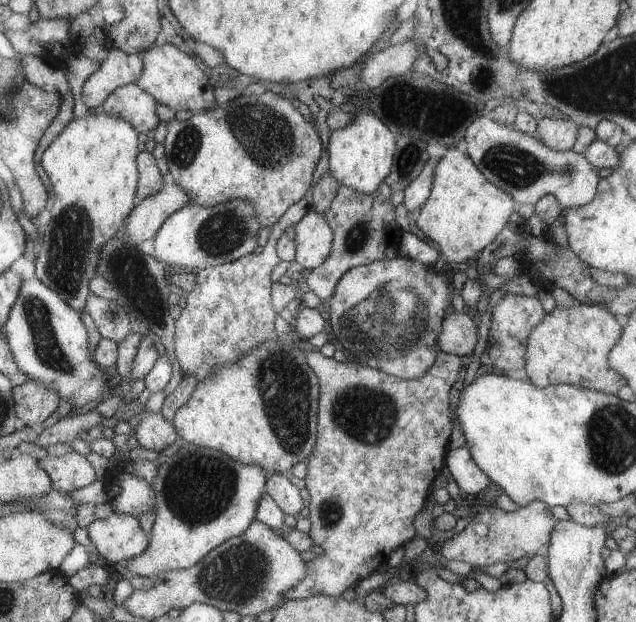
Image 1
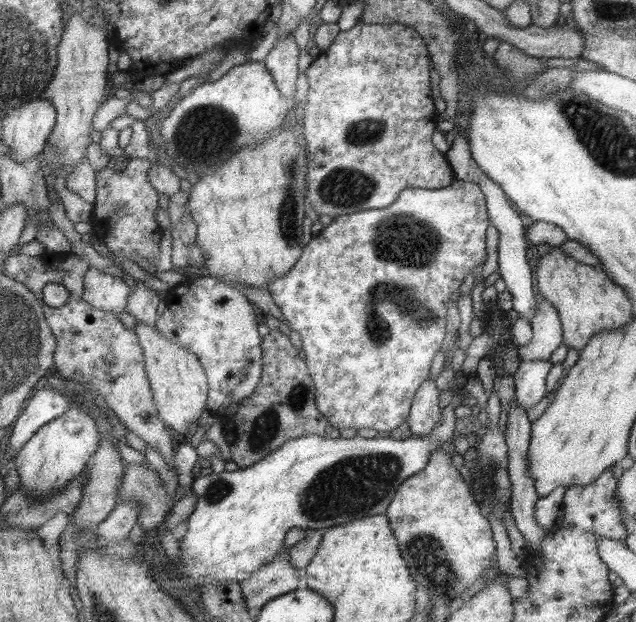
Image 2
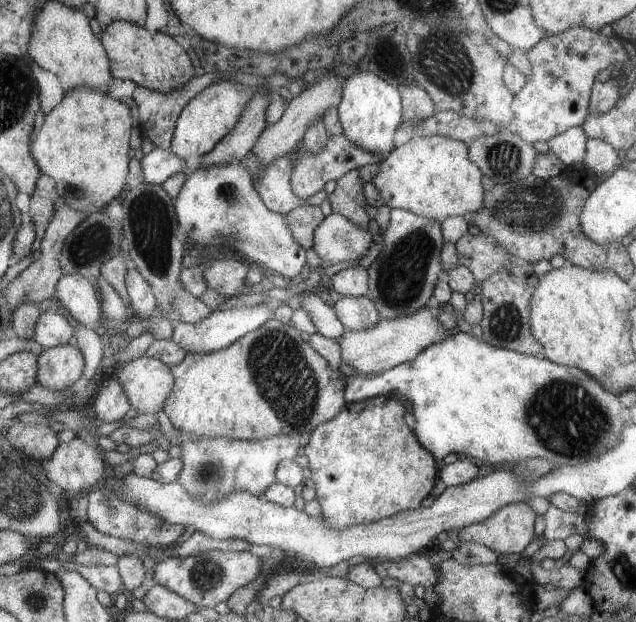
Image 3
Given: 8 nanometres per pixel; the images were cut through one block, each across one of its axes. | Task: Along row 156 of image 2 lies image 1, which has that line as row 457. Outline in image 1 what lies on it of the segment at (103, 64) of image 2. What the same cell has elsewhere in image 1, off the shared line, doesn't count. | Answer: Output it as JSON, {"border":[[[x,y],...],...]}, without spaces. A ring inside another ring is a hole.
{"border":[[[73,450],[63,456],[46,455],[37,462],[47,473],[52,488],[62,493],[70,493],[95,480],[91,464]]]}

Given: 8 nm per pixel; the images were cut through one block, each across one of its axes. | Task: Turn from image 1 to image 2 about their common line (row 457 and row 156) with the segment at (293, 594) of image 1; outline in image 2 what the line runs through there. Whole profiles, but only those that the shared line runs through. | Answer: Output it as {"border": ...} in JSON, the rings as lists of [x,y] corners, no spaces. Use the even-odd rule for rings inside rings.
{"border":[[[357,21],[349,30],[338,30],[333,42],[313,58],[305,72],[309,90],[301,127],[307,148],[311,148],[306,198],[317,215],[335,218],[363,210],[383,209],[398,199],[399,192],[405,188],[438,189],[452,183],[455,178],[450,164],[431,144],[431,134],[435,130],[433,118],[436,117],[433,116],[430,90],[432,72],[422,37],[410,26],[397,23],[374,25]]]}

